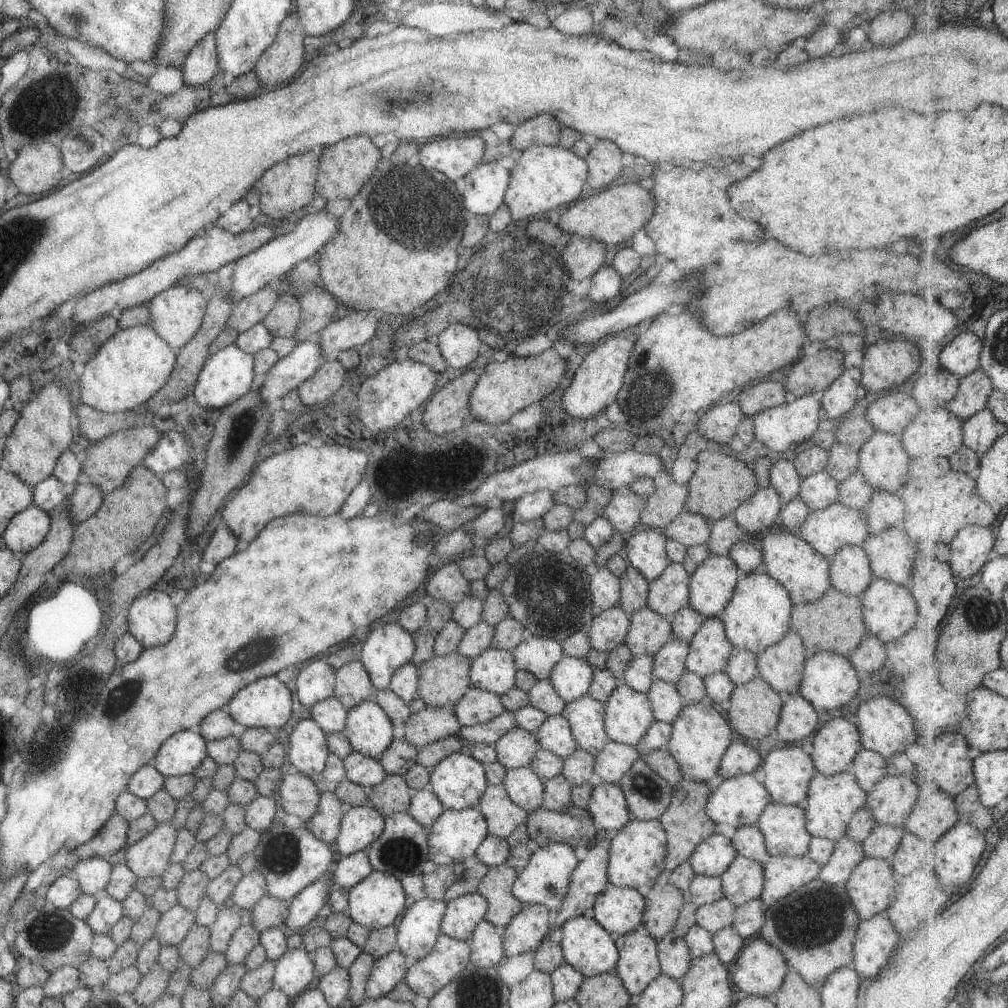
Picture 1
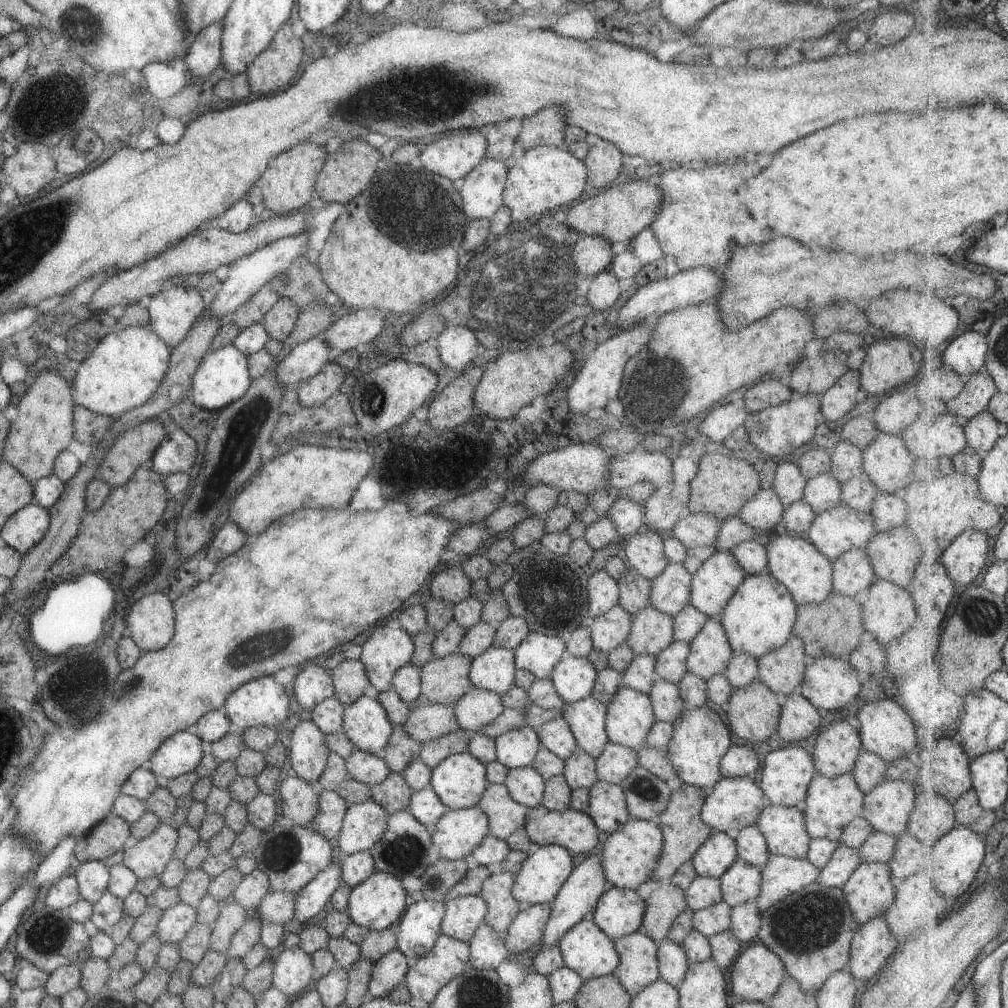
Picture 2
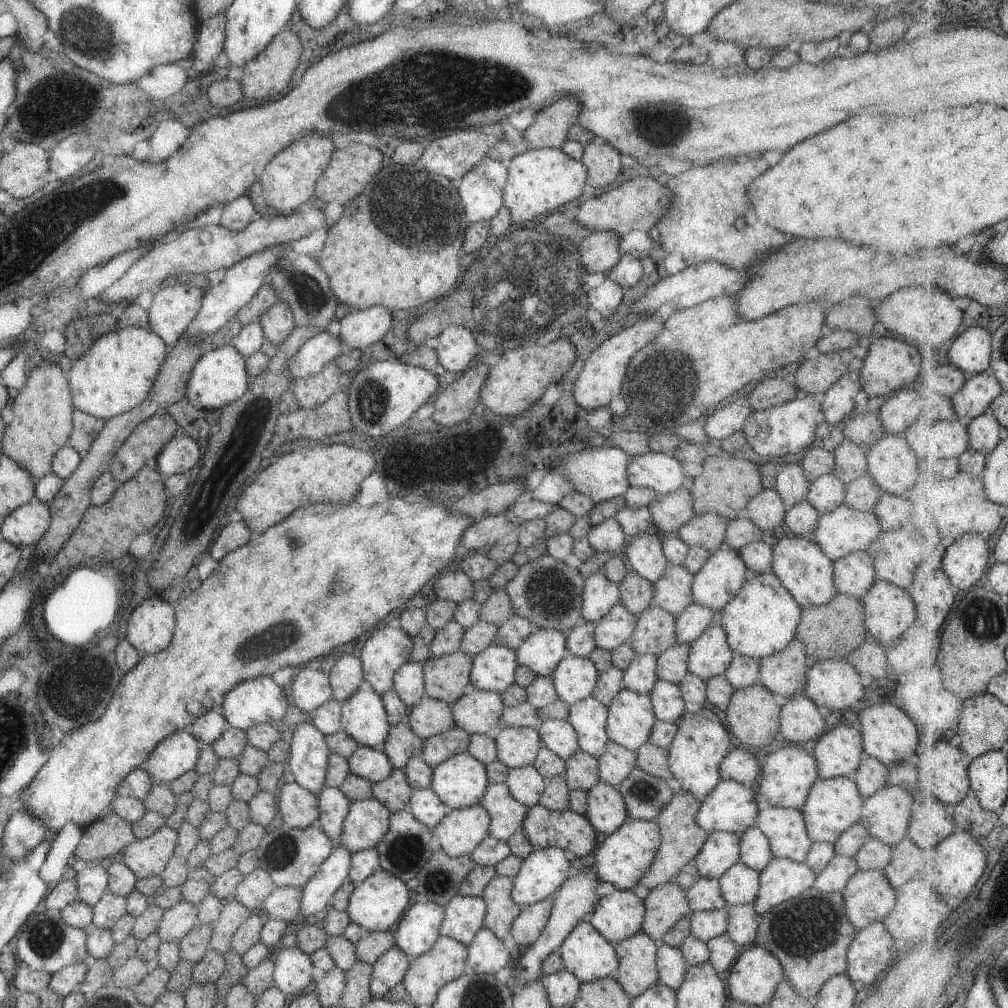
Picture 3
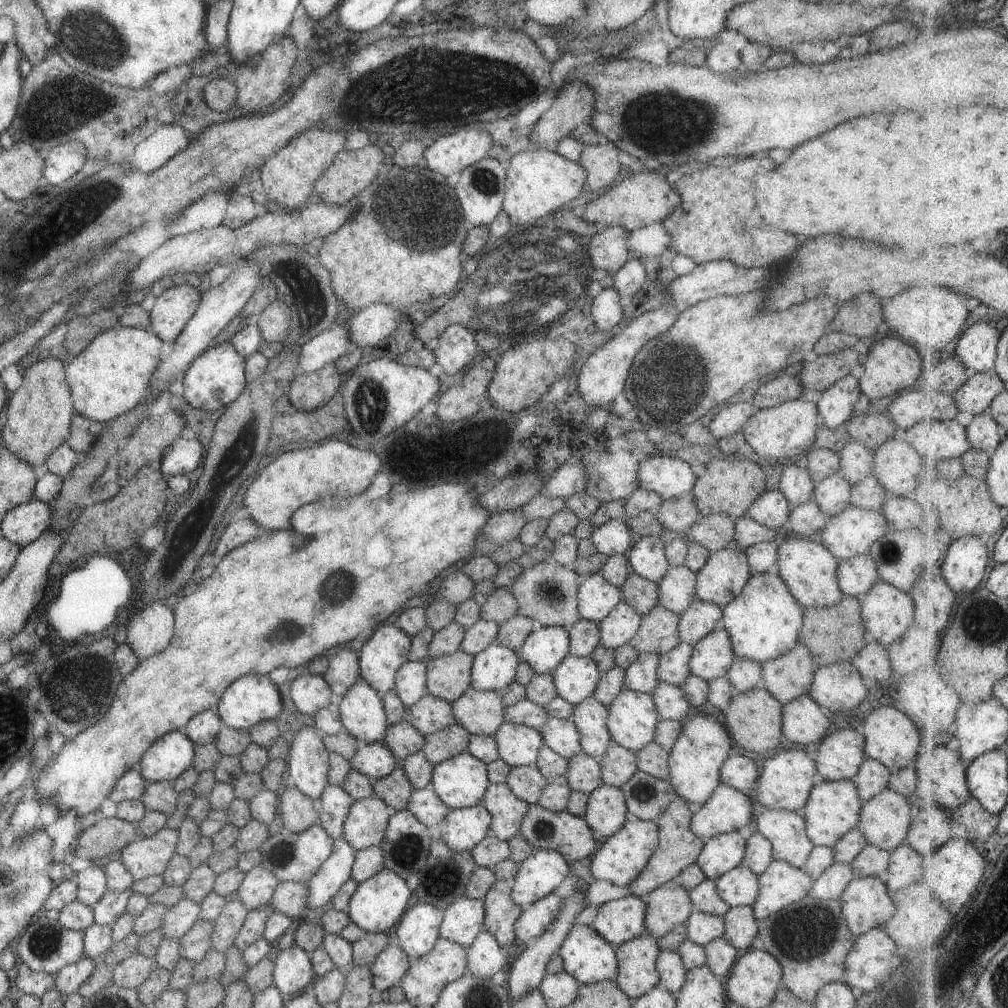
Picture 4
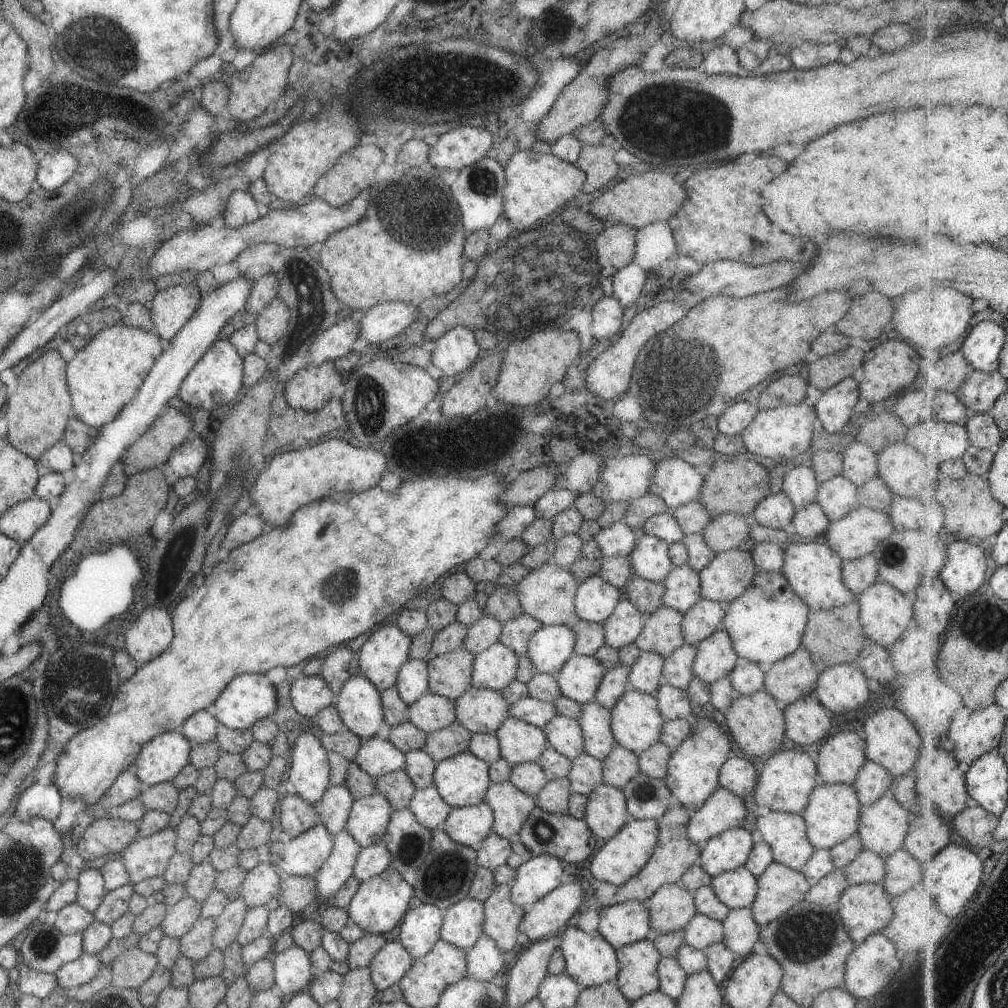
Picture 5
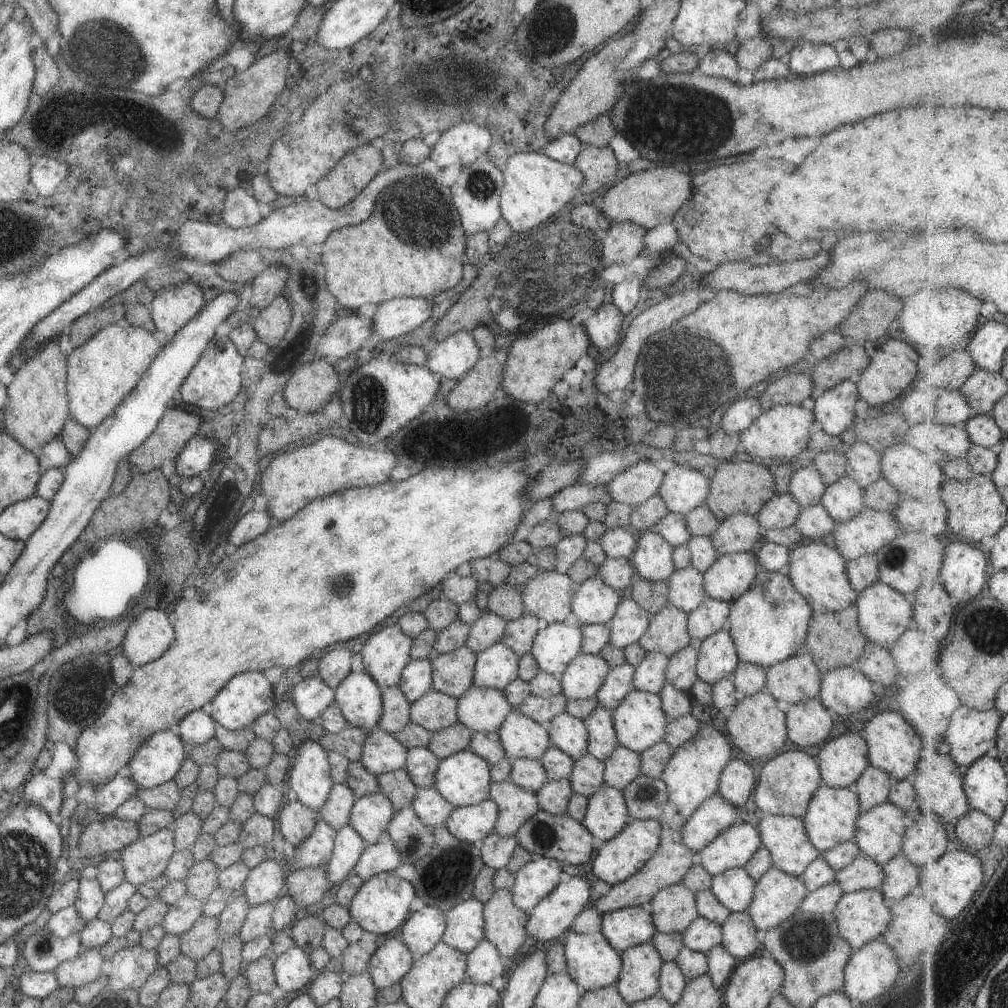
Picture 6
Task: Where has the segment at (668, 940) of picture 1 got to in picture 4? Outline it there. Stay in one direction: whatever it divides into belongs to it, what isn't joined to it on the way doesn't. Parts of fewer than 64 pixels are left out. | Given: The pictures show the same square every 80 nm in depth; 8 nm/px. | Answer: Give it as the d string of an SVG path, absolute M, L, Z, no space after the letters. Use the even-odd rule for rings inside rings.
M658 951L655 962L658 984L661 989L668 990L676 996L685 982L686 968L676 951Z

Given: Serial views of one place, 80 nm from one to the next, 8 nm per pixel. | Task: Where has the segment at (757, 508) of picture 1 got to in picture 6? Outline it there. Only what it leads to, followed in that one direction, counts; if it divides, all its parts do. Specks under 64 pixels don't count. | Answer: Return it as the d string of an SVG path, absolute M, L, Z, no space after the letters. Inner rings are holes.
M776 494L761 506L755 514L758 526L763 530L783 529L793 525L801 508L785 494Z

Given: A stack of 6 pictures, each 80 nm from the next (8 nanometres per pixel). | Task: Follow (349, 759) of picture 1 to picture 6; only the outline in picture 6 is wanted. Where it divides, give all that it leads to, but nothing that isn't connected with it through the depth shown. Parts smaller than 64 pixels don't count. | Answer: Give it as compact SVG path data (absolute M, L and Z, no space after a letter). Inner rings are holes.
M375 727L367 733L358 762L377 777L404 767L407 750L392 733Z

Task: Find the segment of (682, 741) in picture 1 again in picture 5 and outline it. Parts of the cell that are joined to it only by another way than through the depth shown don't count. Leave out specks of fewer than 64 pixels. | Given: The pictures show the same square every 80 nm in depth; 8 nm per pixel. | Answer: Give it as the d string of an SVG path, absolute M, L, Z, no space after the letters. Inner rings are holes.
M707 718L693 720L689 736L672 750L663 778L674 803L685 808L690 814L701 807L707 798L718 788L720 767L731 756L731 742L720 727Z

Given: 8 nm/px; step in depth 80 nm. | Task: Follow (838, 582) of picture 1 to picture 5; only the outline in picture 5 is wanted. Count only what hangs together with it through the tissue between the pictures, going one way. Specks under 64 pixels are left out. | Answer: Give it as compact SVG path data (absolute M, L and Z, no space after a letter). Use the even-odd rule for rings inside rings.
M870 553L841 564L841 582L855 597L876 582L877 574L877 560Z

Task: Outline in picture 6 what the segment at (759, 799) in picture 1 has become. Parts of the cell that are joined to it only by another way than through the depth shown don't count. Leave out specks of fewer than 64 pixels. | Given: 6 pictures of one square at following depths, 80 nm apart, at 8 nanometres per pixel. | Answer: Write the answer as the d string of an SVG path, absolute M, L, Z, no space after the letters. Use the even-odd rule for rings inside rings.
M713 794L701 802L681 826L681 846L694 854L707 846L725 828L738 819L738 812L721 796Z

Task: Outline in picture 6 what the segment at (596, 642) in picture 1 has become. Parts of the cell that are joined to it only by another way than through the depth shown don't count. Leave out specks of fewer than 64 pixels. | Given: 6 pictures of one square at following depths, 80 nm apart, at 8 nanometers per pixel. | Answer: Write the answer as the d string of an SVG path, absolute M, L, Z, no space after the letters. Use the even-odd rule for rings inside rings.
M626 594L623 595L612 618L606 626L609 628L610 646L623 649L641 638L649 624L651 616Z

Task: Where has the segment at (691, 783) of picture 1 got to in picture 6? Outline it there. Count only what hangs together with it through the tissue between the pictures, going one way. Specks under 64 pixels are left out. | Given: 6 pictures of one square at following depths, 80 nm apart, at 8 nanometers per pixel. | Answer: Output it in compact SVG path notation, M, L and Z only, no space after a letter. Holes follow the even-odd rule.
M675 813L669 820L660 824L661 836L659 836L659 844L657 844L653 856L645 862L644 866L641 866L638 872L617 885L611 885L605 894L593 902L595 912L599 912L603 916L603 914L609 914L609 912L615 912L615 910L621 910L621 908L643 907L661 888L679 882L683 874L694 864L693 859L695 858L695 854L691 850L681 846L680 833L683 822L681 816L677 816L677 813Z

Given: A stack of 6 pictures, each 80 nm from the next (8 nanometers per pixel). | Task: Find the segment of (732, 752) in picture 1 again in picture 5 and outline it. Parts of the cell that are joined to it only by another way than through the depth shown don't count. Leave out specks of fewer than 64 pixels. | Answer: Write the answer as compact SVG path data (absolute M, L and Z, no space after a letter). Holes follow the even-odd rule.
M733 755L720 767L718 772L718 787L727 790L735 798L743 801L745 797L753 791L757 779L757 772L753 766Z

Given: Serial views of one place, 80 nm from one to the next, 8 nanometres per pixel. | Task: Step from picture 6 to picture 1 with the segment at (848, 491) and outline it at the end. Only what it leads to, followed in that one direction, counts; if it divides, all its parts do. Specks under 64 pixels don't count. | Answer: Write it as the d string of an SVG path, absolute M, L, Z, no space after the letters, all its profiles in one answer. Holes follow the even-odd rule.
M823 469L800 482L799 497L810 511L821 510L836 501L838 483Z

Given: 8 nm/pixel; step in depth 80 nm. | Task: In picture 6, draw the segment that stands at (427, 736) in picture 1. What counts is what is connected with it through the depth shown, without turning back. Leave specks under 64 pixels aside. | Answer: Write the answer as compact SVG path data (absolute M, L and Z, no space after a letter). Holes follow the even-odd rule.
M431 689L410 704L409 721L432 734L457 723L457 700Z

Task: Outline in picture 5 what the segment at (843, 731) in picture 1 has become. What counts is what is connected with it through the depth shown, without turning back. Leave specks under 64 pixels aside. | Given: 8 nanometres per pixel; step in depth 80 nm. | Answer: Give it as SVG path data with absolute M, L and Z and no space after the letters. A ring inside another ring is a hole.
M858 730L837 732L821 742L816 772L825 784L850 784L866 762L864 750Z

